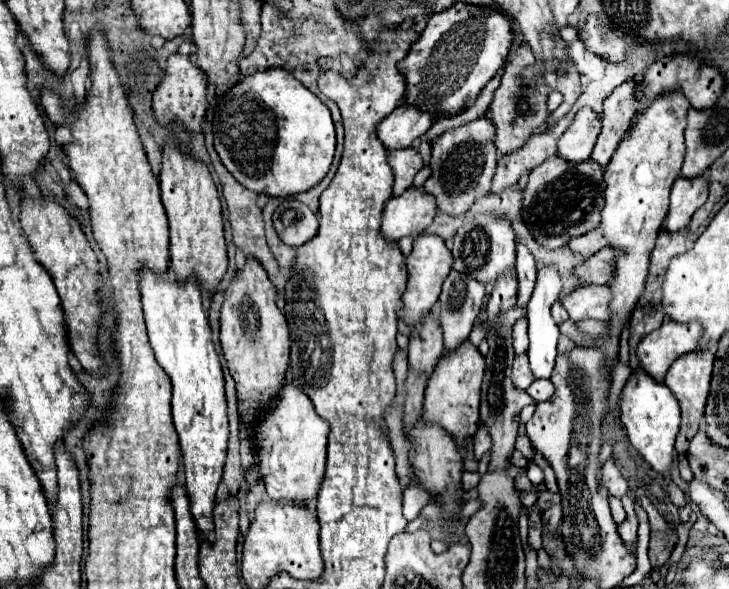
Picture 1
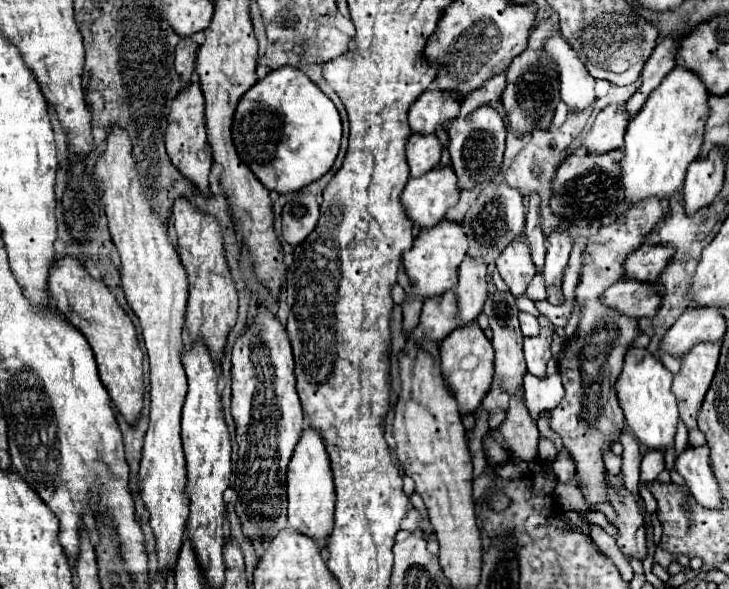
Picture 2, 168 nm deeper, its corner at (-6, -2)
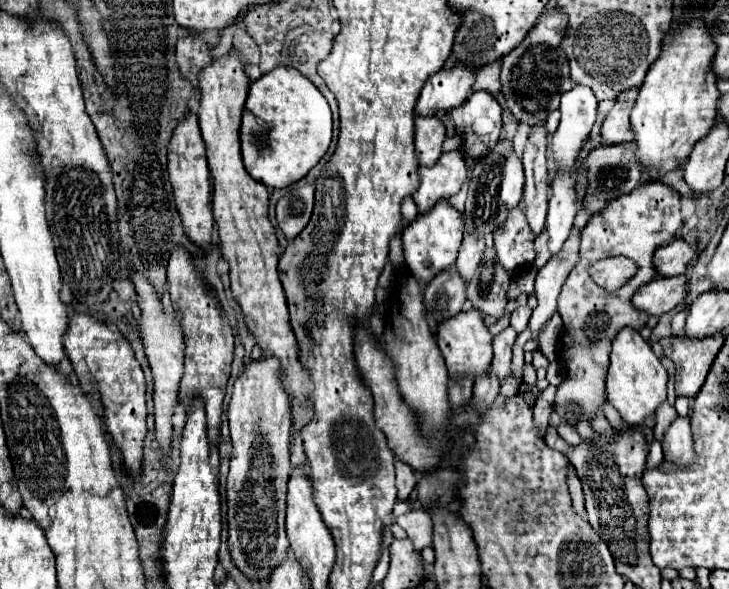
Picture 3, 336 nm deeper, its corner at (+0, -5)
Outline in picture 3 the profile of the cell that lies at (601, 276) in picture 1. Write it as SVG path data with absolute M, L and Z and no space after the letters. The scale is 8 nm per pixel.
M676 239L670 245L658 247L654 253L654 267L658 275L662 277L672 277L672 275L682 275L692 259L696 259L698 251L684 239Z

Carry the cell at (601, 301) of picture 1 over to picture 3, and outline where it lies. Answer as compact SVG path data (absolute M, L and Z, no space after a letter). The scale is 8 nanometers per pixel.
M686 275L658 277L648 285L642 285L632 297L632 303L636 309L646 311L648 315L664 315L680 305L686 305L688 293L690 285Z

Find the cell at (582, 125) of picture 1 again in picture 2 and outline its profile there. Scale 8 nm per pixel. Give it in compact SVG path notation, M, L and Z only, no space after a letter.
M612 104L598 112L590 132L584 136L582 146L588 154L604 154L624 144L624 132L628 126L628 118L622 104Z

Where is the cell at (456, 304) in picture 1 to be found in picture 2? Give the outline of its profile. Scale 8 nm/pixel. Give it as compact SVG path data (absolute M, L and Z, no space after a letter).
M466 258L458 268L458 318L460 326L468 326L476 322L476 318L482 314L482 306L488 298L486 290L486 264L482 260L470 260Z

